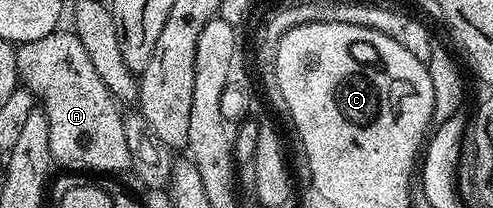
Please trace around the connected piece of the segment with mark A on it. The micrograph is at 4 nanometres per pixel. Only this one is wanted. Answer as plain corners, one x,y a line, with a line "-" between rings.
58,30
47,34
47,38
39,38
35,42
27,42
26,44
16,45
17,50
17,75
20,83
28,88
33,93
34,97
39,101
40,107
45,109
47,114
47,130
49,131
49,155
52,163
61,167
61,170
72,170
74,173
82,174
81,172
113,172
109,174
121,174
131,165
131,150
127,148
127,134
123,132
123,115
122,105
111,94
111,90
107,90
107,86
103,86
103,78
99,78
99,73
95,70
95,66
91,62
91,57
88,56
87,50
83,50
83,42
79,42
77,33
72,30

